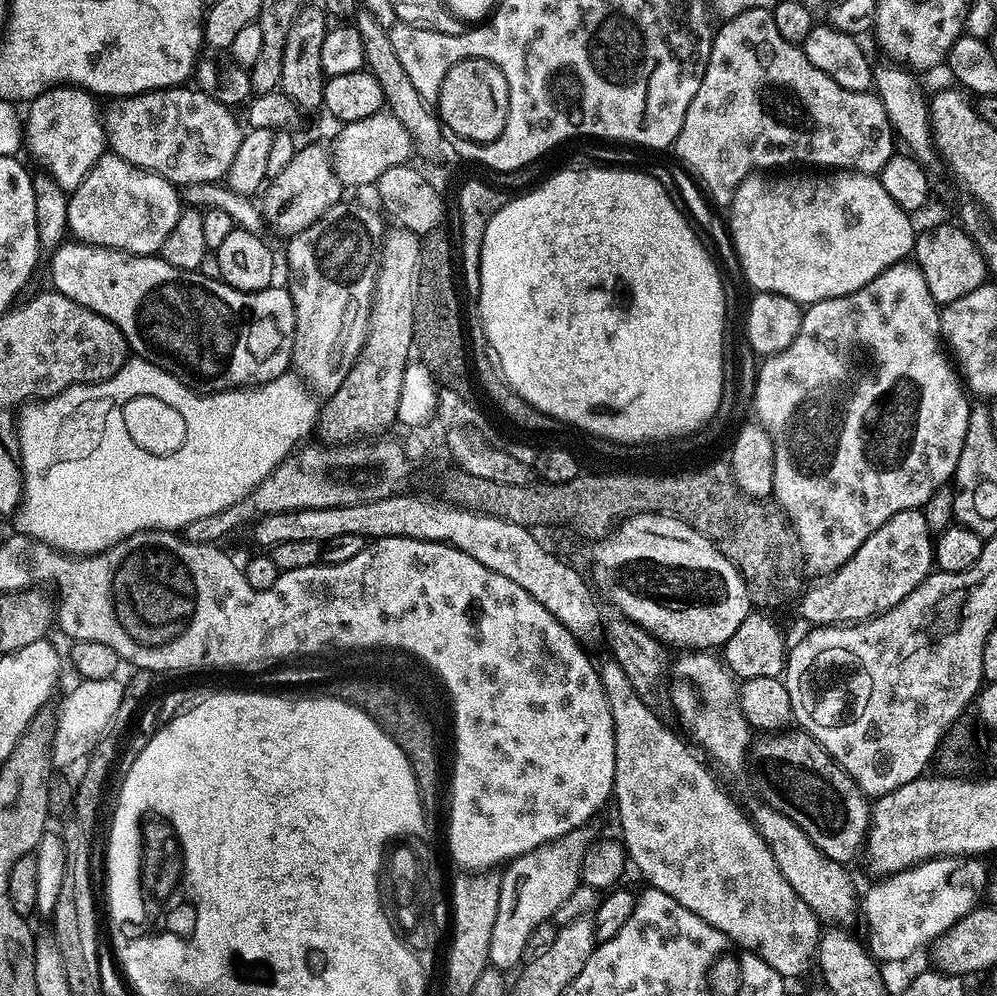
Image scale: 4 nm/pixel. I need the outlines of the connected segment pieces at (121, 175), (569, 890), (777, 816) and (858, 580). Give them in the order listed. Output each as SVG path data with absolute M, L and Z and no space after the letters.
M105 154L82 178L80 185L68 196L68 232L79 243L91 244L97 248L111 248L118 252L127 252L134 256L150 256L159 253L166 242L170 230L178 222L182 211L177 185L157 172L147 172L145 168L134 166L120 156Z
M587 827L576 828L573 832L567 832L556 840L550 840L516 857L505 867L507 870L500 879L498 914L490 934L488 963L493 969L515 969L525 959L524 951L530 948L530 941L535 937L538 925L551 921L558 908L582 884L584 859L594 840L588 831Z
M763 802L757 805L753 812L750 812L753 823L769 845L775 864L782 870L795 893L810 906L816 919L821 922L829 920L832 926L854 923L856 906L858 910L860 902L858 892L856 896L856 888L846 872L847 867L824 855L807 834L786 815Z
M907 508L890 518L858 548L825 588L812 588L799 597L798 616L812 626L871 620L898 606L910 590L924 581L934 568L934 528L919 508Z

